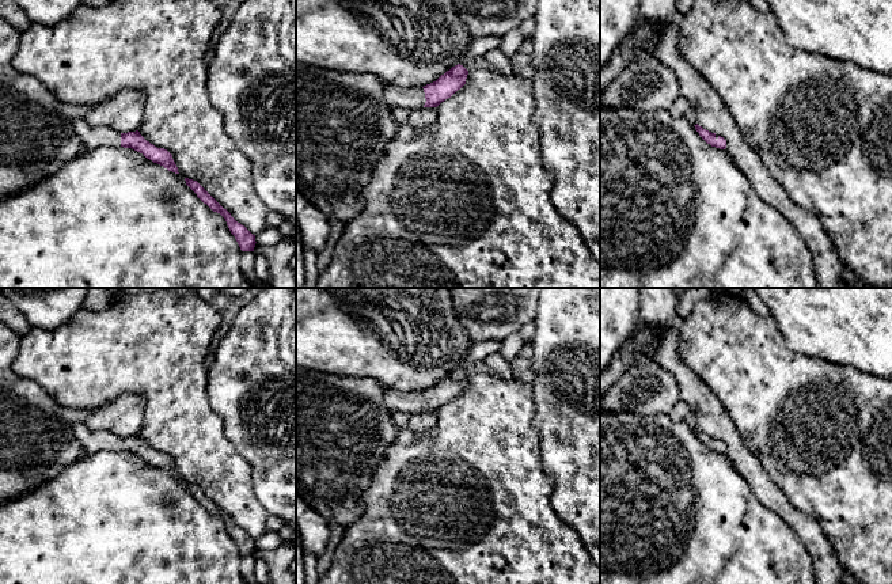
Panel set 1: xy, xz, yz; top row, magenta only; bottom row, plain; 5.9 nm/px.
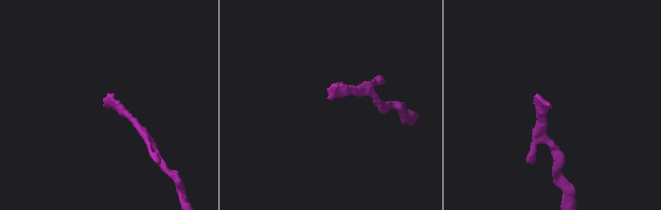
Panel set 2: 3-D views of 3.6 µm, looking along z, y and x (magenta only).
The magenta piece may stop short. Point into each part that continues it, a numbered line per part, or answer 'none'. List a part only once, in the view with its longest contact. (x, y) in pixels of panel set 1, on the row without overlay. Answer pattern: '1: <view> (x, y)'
1: xz (394, 399)

